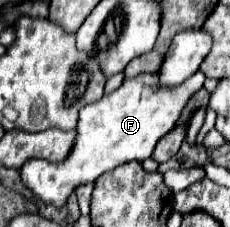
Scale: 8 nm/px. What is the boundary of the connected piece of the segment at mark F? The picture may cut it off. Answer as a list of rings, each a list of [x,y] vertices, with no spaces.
[[[195,72],[177,88],[161,90],[159,74],[139,74],[135,78],[125,78],[123,84],[109,96],[103,96],[99,102],[93,102],[79,110],[77,140],[69,158],[61,164],[49,160],[27,160],[21,168],[23,184],[33,190],[45,204],[63,206],[71,192],[79,184],[95,182],[101,174],[115,170],[127,162],[143,162],[153,154],[155,144],[175,128],[183,108],[203,88],[203,72]]]

